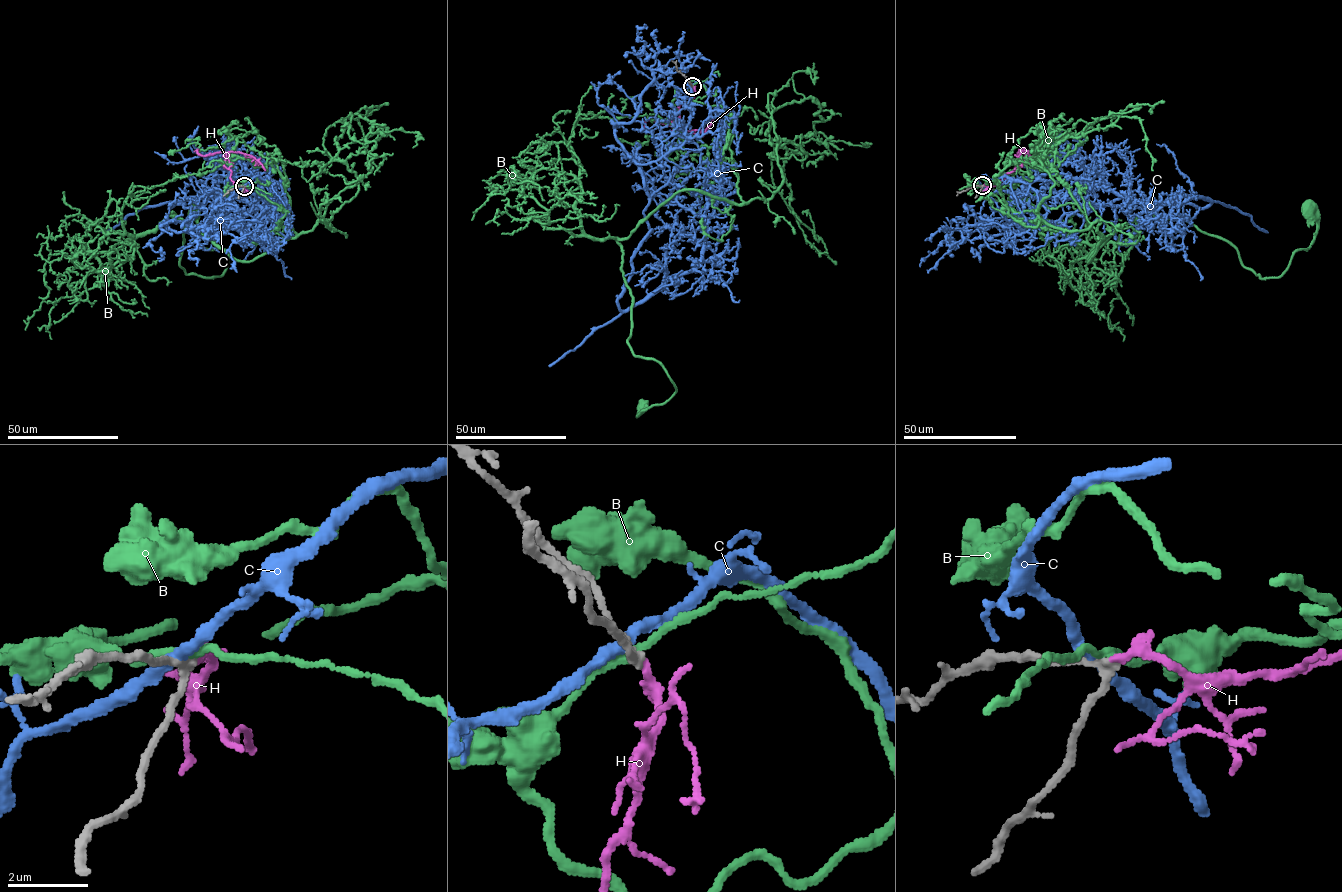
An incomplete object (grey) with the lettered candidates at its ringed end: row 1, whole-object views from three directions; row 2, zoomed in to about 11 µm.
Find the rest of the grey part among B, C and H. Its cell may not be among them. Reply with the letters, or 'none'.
H

